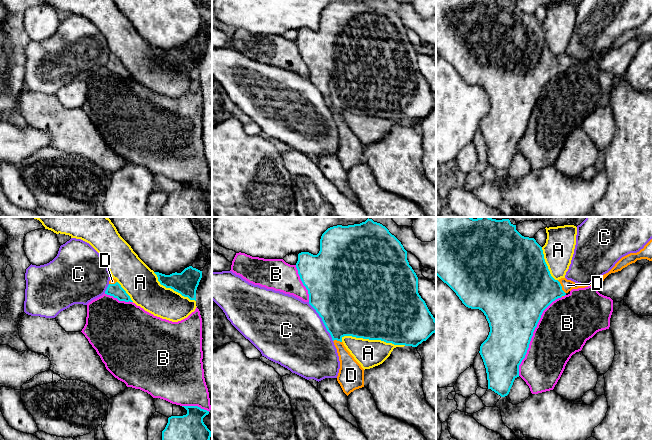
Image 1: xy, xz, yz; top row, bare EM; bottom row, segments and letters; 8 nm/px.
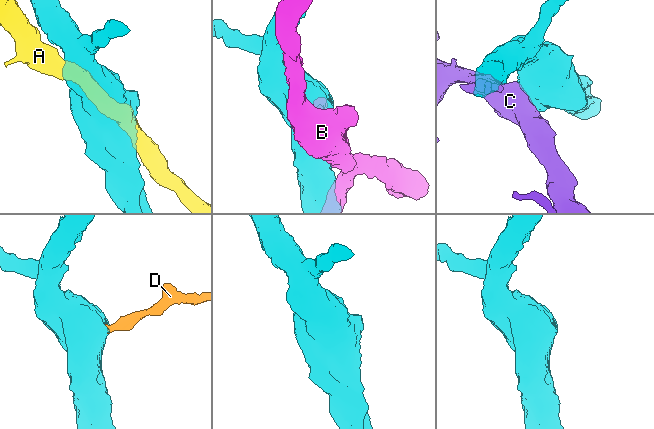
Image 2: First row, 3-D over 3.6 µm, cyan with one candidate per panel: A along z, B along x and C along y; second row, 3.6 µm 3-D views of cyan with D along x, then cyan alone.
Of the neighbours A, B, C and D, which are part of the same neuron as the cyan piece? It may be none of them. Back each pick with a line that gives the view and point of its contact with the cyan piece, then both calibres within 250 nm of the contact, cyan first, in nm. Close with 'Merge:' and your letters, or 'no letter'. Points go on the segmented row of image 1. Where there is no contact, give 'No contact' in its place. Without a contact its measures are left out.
D: Touches cyan at yz (561, 287). Thickness 400 nm (cyan) against 100 nm
Merge: D

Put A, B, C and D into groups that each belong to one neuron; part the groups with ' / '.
A / B / C / D

